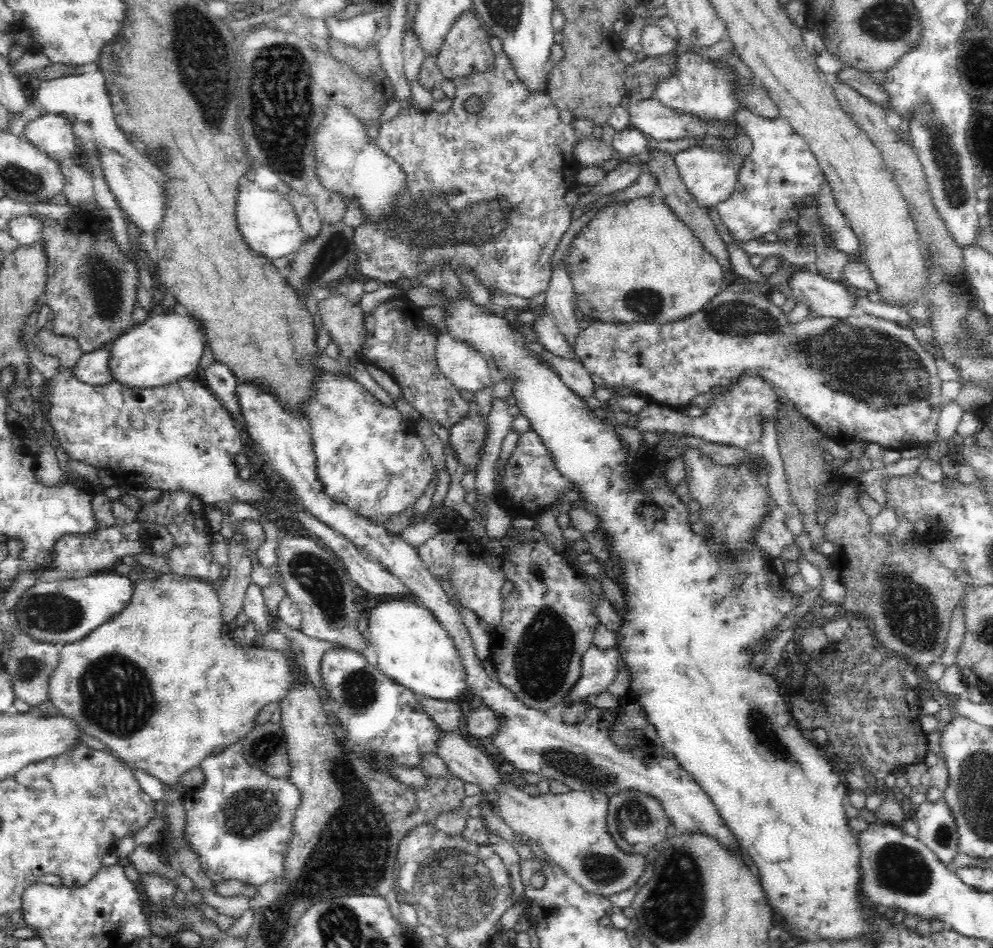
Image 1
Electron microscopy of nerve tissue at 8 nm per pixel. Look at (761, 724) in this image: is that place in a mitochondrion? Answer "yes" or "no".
yes

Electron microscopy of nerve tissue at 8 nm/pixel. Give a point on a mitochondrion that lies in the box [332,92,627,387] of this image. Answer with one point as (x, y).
(435, 211)

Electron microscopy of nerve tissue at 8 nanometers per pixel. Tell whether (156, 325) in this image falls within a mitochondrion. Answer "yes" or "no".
no

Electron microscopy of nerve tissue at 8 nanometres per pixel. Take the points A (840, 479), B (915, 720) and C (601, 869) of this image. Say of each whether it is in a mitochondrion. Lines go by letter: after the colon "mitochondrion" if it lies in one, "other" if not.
A: other
B: other
C: mitochondrion

